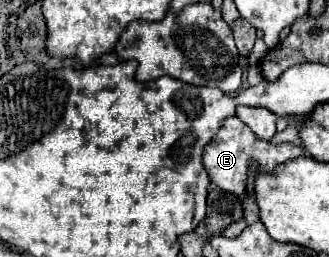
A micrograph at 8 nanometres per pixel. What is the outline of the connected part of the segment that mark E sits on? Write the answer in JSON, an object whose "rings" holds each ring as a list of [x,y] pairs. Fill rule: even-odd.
{"rings":[[[236,116],[226,118],[218,130],[218,134],[210,140],[210,144],[206,144],[206,150],[202,152],[202,164],[206,166],[208,178],[212,184],[216,184],[218,188],[232,192],[236,196],[244,196],[246,194],[246,180],[248,180],[248,160],[258,160],[258,168],[262,172],[274,172],[274,168],[278,168],[280,164],[302,156],[304,150],[300,146],[294,144],[278,144],[272,146],[266,140],[260,140],[254,136],[254,132],[242,124]]]}

